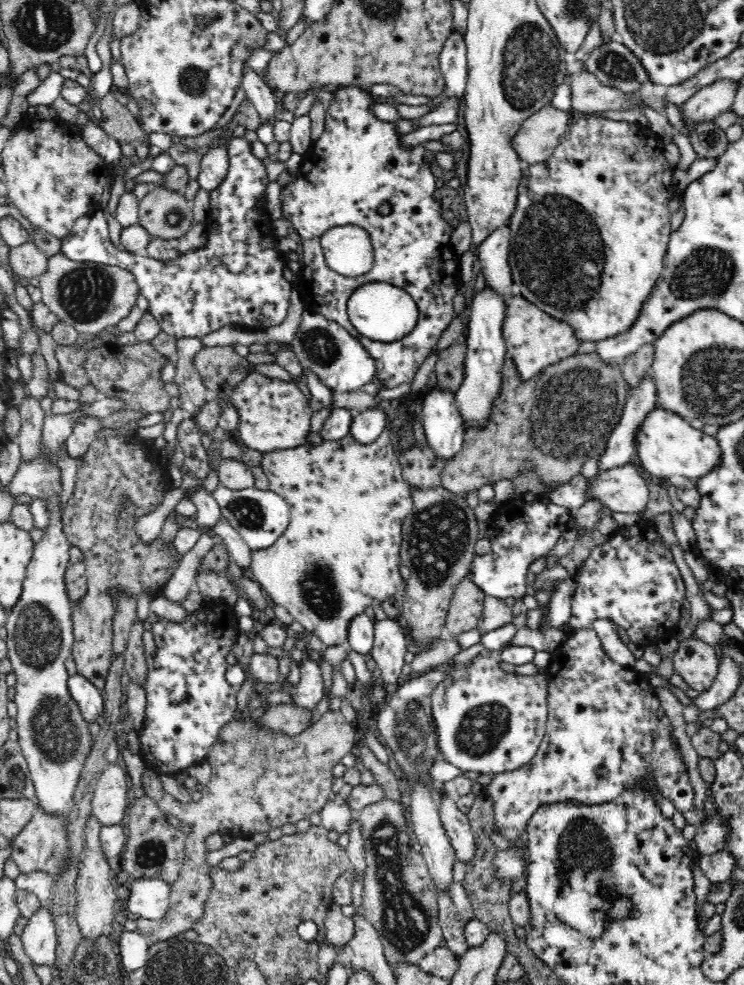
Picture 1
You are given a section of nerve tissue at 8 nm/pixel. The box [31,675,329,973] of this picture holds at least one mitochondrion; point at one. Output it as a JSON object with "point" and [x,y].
{"point":[152,853]}

